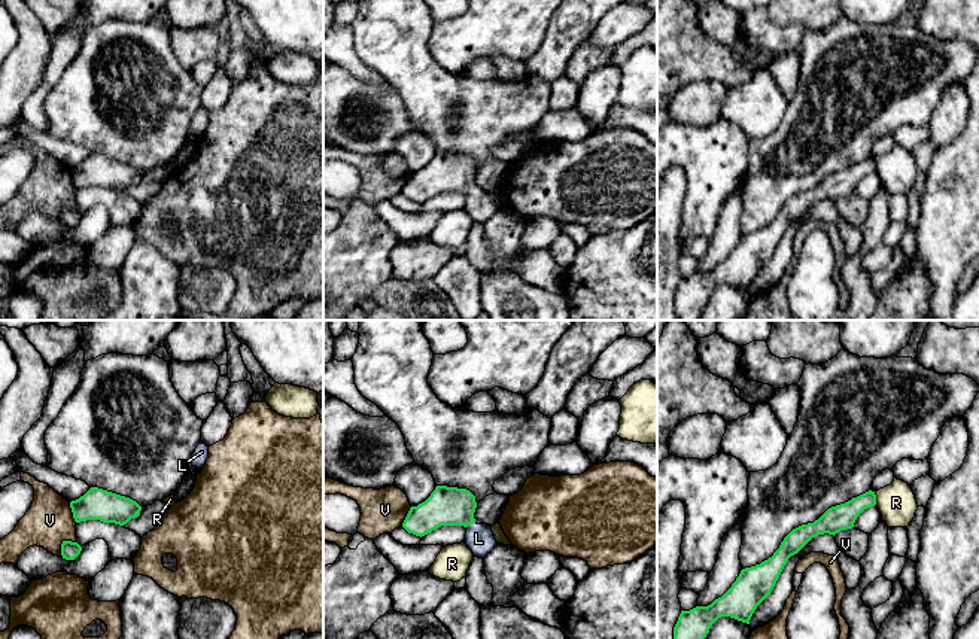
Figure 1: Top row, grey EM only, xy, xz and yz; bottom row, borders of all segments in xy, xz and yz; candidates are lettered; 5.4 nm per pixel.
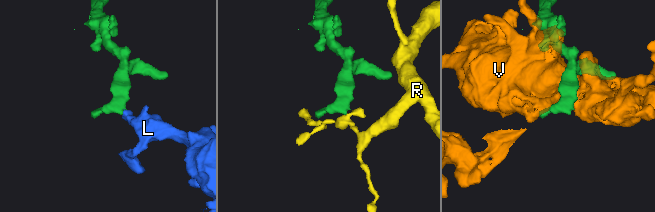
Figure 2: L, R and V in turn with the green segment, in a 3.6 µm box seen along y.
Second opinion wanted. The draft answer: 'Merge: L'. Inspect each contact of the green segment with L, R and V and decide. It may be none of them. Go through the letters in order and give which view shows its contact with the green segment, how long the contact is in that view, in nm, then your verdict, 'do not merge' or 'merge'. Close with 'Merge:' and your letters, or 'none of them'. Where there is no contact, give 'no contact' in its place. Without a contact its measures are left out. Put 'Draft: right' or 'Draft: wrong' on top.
Draft: right
L: contact in xz; length 60 nm; merge
R: contact in yz; length 70 nm; do not merge
V: contact in xy; length 120 nm; do not merge
Merge: L

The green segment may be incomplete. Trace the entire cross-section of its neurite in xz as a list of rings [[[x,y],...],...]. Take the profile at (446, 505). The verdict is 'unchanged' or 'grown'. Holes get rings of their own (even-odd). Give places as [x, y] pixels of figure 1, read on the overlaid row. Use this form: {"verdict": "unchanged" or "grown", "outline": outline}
{"verdict": "grown", "outline": [[[437,486],[425,502],[410,508],[402,527],[422,538],[441,526],[463,526],[466,547],[474,557],[484,559],[498,542],[492,526],[475,523],[475,508],[475,496],[469,490]]]}

